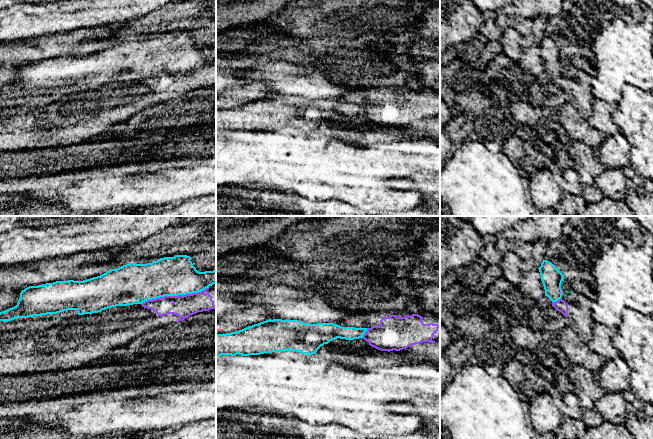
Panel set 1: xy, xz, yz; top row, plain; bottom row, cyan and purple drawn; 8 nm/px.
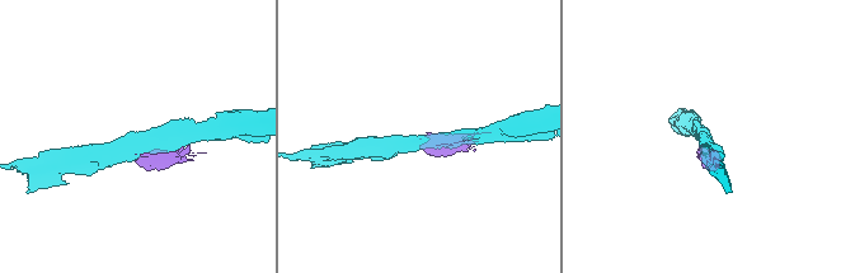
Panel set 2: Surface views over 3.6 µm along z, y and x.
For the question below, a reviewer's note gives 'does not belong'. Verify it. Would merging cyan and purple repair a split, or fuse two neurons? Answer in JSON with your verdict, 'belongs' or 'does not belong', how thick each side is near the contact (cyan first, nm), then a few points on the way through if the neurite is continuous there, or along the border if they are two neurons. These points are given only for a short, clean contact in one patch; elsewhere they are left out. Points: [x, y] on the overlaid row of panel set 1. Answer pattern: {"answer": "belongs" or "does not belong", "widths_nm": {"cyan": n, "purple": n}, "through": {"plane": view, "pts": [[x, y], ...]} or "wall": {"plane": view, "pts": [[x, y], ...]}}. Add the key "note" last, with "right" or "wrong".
{"answer": "does not belong", "widths_nm": {"cyan": 320, "purple": 180}, "note": "right"}

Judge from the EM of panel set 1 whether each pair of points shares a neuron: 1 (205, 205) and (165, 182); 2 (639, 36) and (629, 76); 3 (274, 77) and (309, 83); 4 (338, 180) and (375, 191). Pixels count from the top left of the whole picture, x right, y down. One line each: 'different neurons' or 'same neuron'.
1: different neurons
2: same neuron
3: same neuron
4: same neuron

